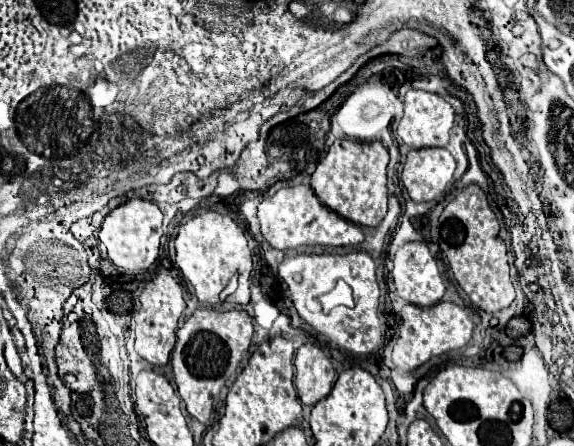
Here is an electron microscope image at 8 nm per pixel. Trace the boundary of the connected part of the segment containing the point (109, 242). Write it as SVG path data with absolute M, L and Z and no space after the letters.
M131 198L125 204L117 206L103 222L99 230L99 240L107 246L109 258L117 268L123 268L125 272L137 274L147 270L159 256L159 242L161 242L161 220L163 214L157 208L157 204L141 198Z

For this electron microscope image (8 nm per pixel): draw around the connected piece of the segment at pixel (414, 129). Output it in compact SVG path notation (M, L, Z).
M409 90L405 94L405 114L395 134L411 148L447 146L453 128L453 108L439 94Z

